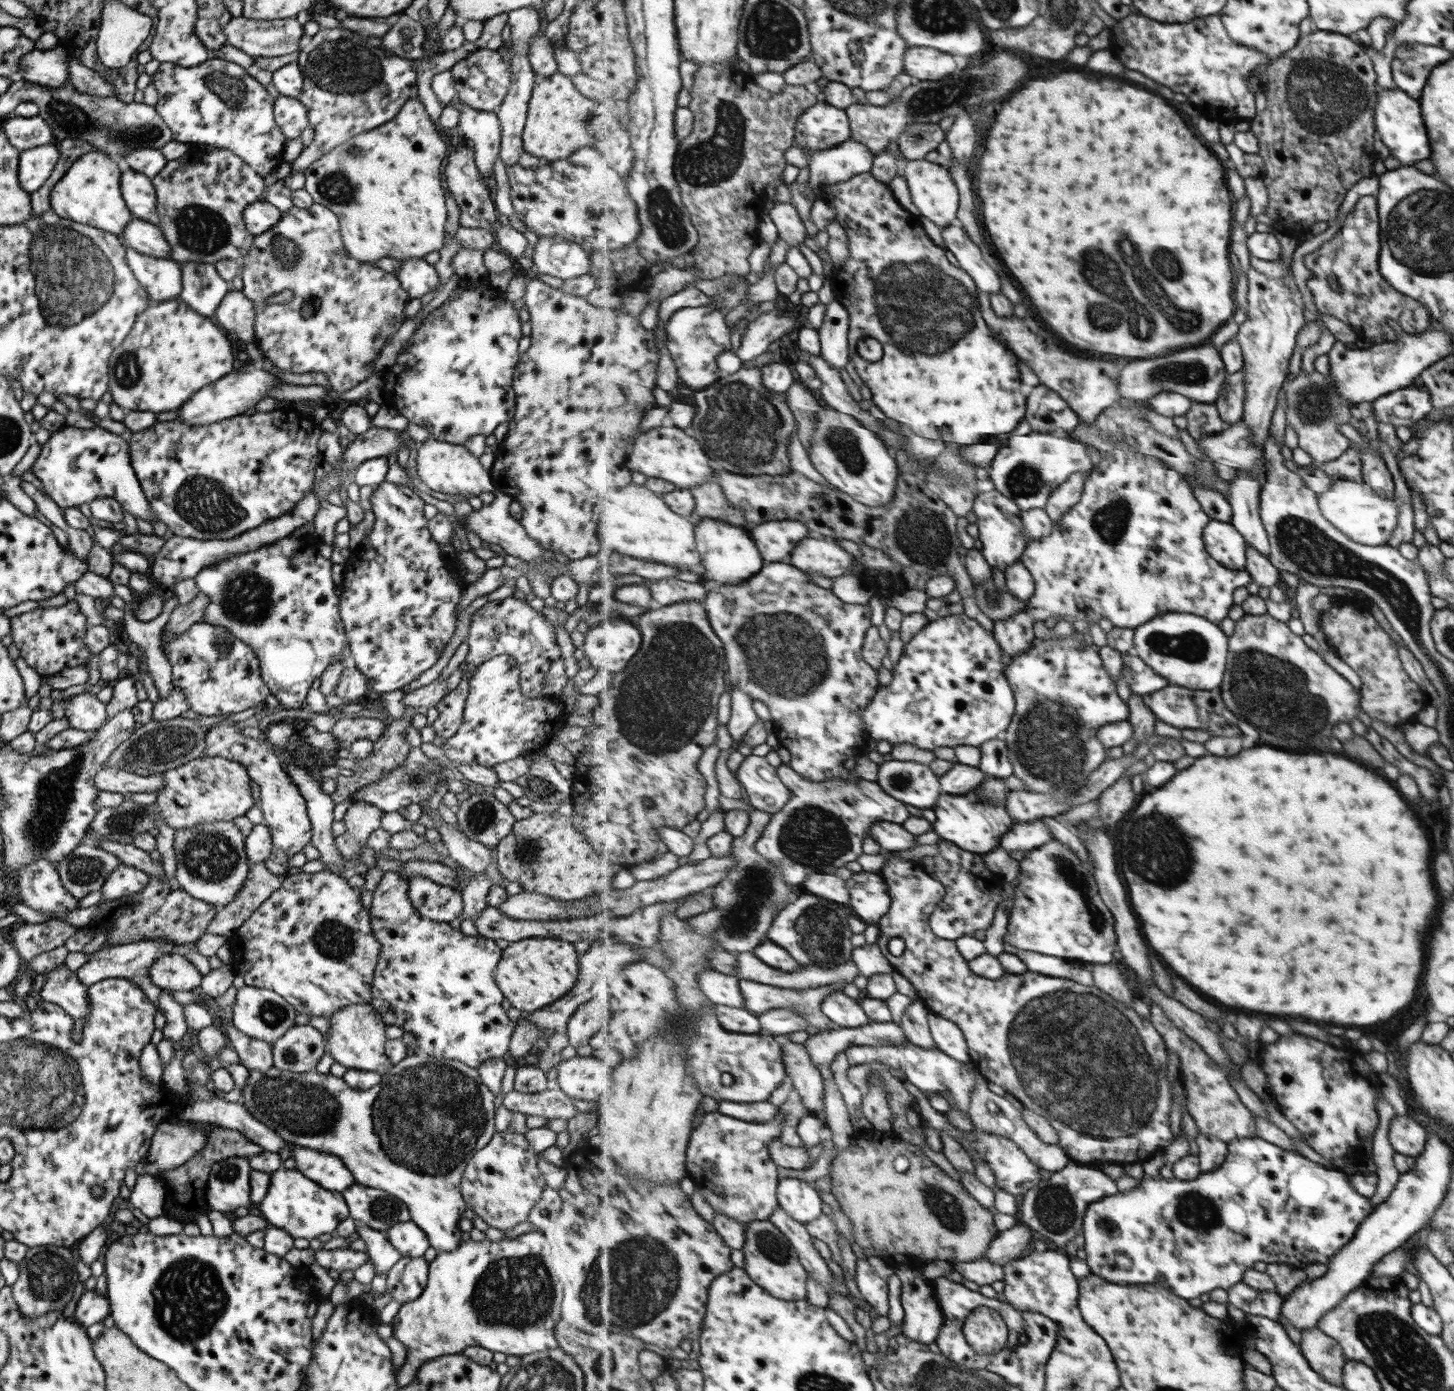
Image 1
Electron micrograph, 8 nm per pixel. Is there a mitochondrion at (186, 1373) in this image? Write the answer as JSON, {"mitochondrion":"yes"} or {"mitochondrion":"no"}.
{"mitochondrion":"no"}

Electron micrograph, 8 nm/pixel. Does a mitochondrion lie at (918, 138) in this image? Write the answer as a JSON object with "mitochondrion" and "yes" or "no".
{"mitochondrion":"yes"}

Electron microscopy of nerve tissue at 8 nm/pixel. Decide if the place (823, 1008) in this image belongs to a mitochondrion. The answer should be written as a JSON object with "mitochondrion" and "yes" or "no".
{"mitochondrion":"no"}

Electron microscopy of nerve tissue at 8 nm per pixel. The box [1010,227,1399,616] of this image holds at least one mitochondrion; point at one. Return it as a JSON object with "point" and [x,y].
{"point":[1128,279]}

